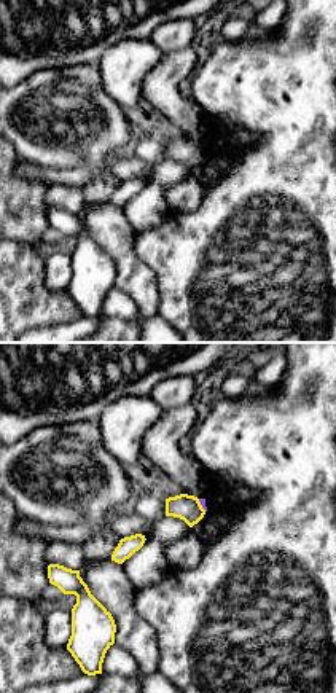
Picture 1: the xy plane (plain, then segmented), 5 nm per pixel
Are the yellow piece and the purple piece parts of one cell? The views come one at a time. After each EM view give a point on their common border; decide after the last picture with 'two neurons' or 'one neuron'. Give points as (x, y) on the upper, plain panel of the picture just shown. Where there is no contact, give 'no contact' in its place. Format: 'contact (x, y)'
contact (201, 148)

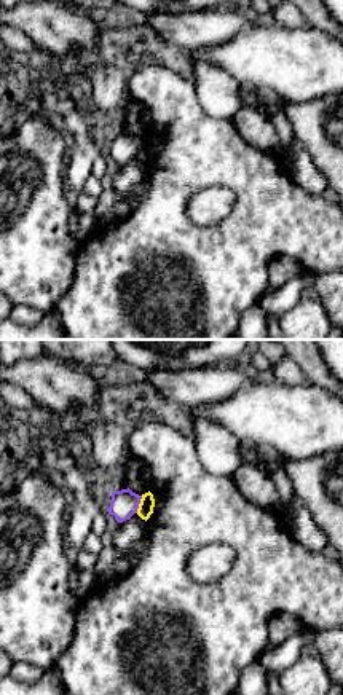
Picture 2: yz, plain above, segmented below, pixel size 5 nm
contact (139, 147)

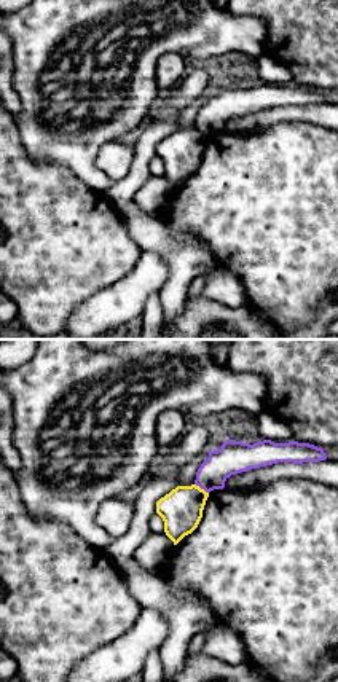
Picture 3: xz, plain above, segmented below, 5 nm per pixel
contact (200, 131)

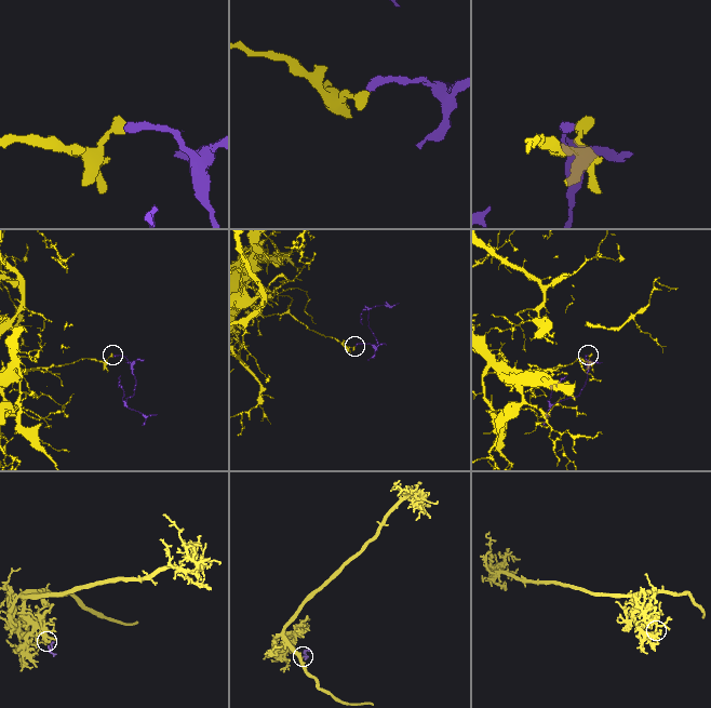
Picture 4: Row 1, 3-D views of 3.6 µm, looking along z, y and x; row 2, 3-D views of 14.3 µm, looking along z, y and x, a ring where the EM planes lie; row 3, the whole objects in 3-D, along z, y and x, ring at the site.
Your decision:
two neurons

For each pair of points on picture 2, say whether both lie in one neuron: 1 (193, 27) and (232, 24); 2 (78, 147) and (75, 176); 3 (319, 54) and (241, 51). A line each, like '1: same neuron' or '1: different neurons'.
1: same neuron
2: same neuron
3: same neuron

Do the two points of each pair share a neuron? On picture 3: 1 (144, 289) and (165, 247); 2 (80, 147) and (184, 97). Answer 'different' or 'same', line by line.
1: different
2: different

